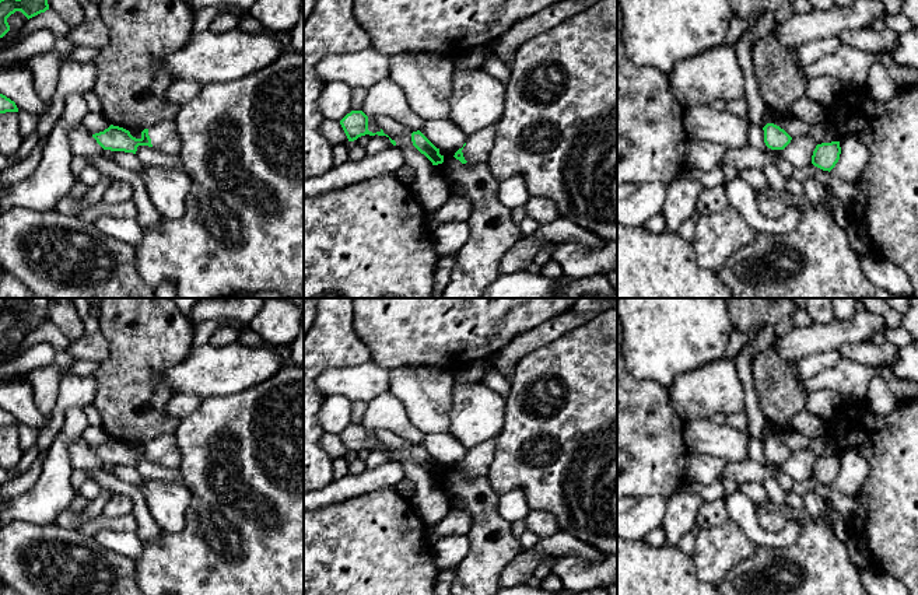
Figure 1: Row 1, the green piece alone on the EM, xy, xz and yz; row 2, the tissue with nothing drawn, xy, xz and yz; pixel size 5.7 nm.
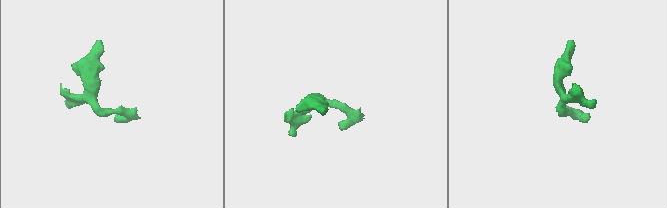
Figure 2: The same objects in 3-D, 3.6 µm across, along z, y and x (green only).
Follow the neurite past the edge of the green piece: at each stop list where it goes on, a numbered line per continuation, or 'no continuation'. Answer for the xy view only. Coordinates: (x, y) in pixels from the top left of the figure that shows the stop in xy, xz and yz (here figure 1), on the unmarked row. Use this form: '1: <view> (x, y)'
1: xy (164, 450)

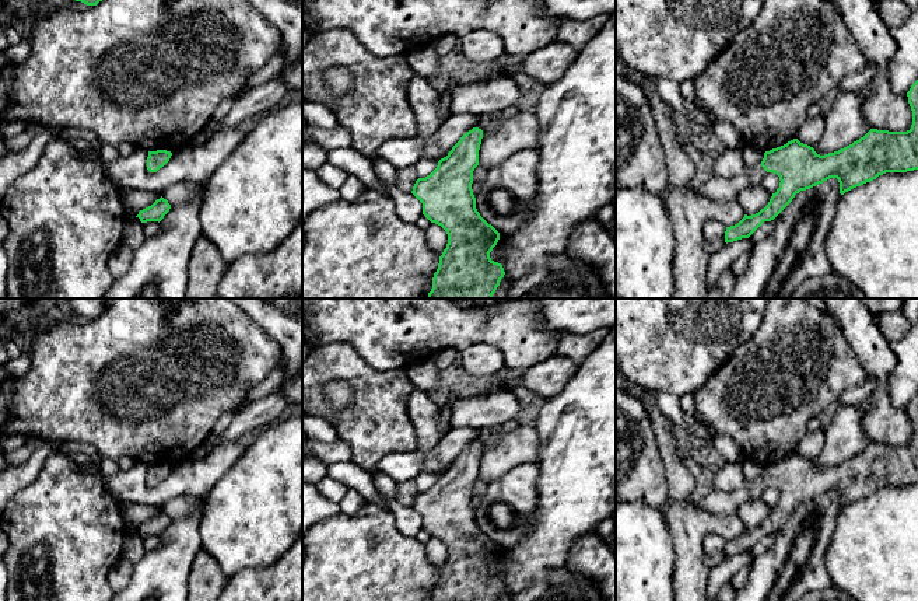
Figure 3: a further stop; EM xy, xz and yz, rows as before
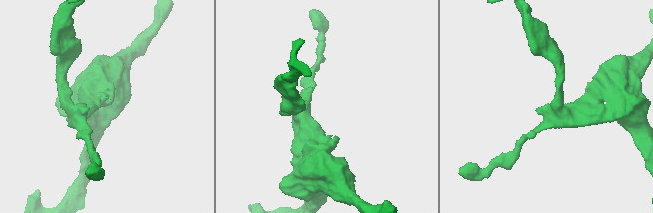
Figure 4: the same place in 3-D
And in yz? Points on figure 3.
1: yz (718, 502)

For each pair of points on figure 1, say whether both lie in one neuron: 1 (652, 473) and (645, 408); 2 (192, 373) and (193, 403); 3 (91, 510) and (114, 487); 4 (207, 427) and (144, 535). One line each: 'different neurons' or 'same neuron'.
1: same neuron
2: different neurons
3: different neurons
4: different neurons

